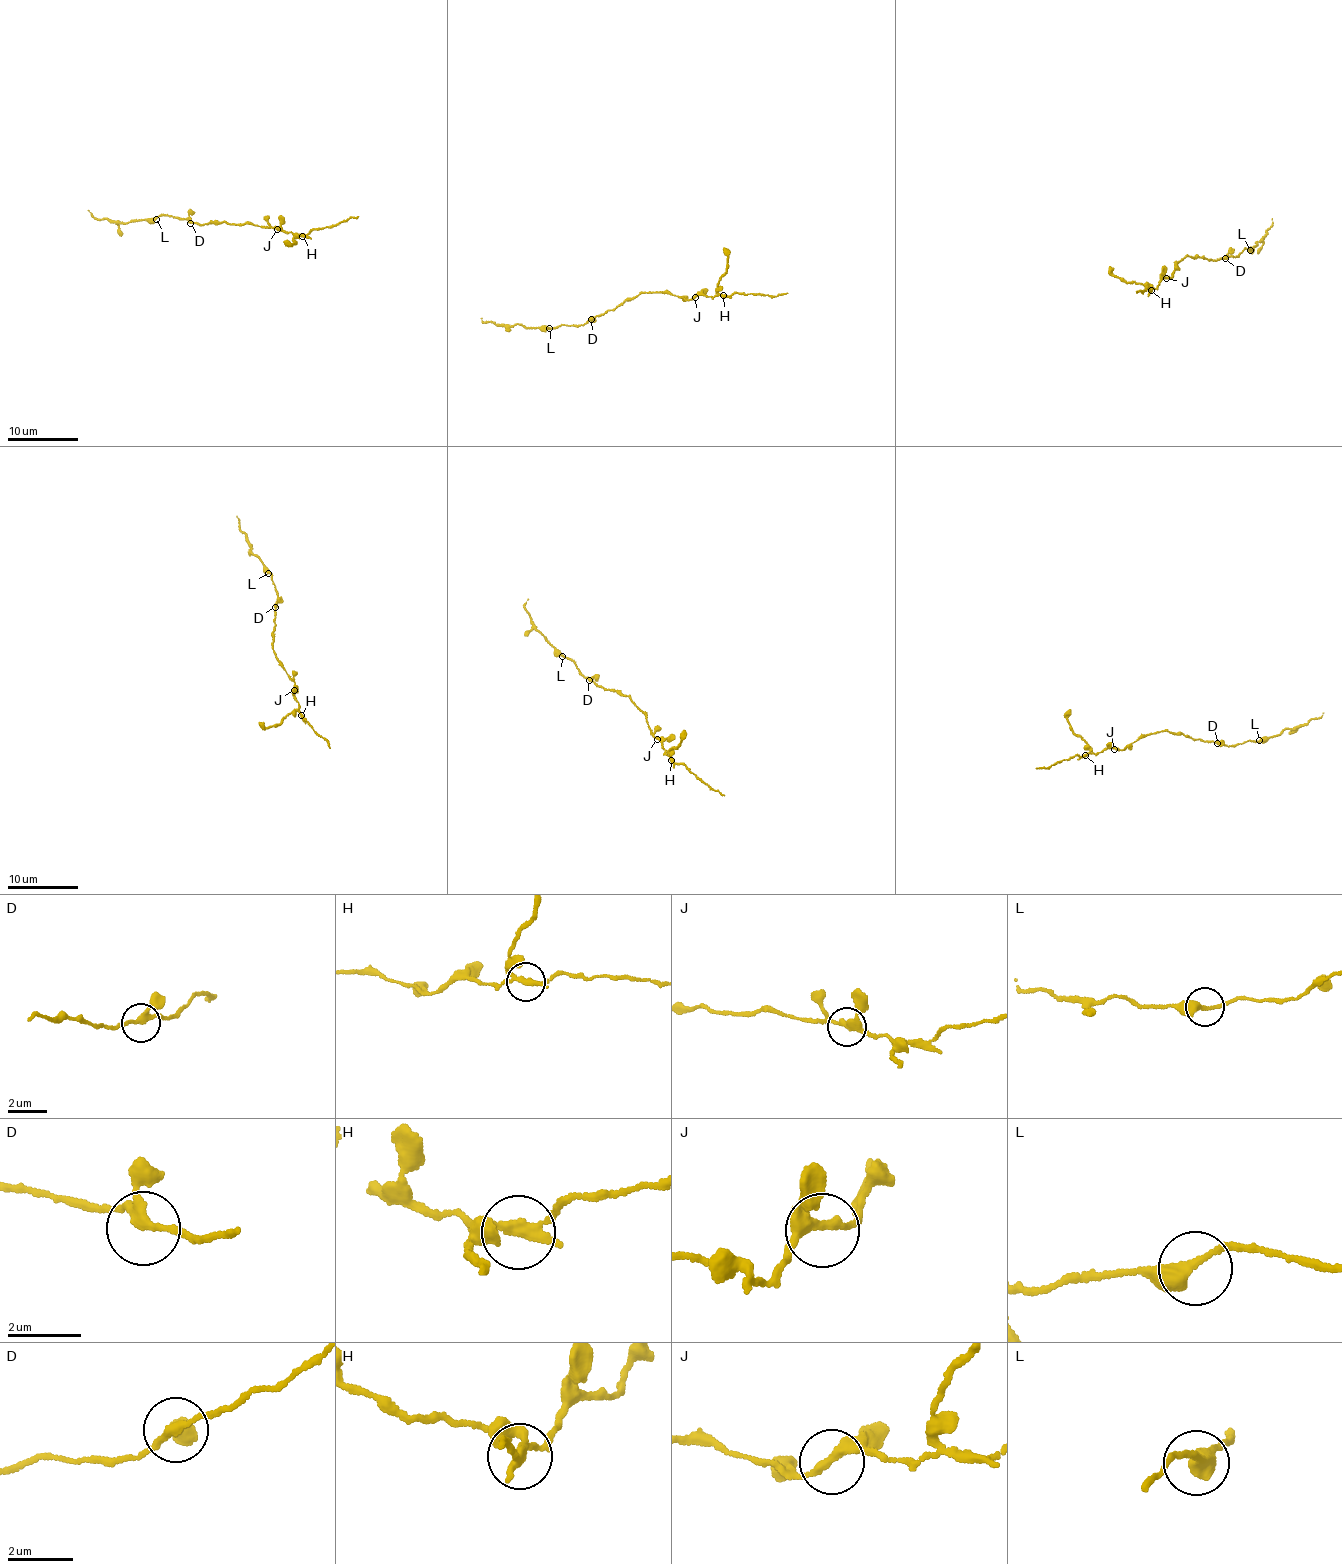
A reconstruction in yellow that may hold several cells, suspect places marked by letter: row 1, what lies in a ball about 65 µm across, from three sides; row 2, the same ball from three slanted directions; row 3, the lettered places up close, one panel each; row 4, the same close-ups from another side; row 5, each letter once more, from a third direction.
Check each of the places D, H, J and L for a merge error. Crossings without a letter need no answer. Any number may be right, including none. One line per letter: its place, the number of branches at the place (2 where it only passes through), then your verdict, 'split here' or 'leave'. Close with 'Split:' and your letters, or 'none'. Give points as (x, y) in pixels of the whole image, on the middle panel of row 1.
D: at (591, 319); 3 branches meet; leave
H: at (723, 295); 3 branches meet; split here
J: at (695, 297); 3 branches meet; leave
L: at (549, 328); 2 branches meet; leave
Split: H

